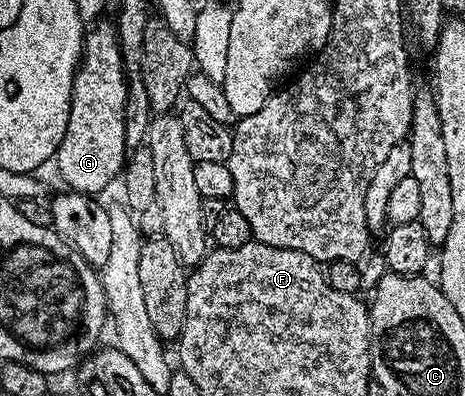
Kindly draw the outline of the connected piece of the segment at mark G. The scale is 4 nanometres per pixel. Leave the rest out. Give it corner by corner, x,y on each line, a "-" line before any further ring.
104,22
89,26
83,36
80,66
72,82
70,117
62,145
54,156
54,164
64,178
63,186
93,197
99,196
99,191
106,190
115,179
117,182
129,150
124,124
128,82
124,76
120,38
116,35
115,22

